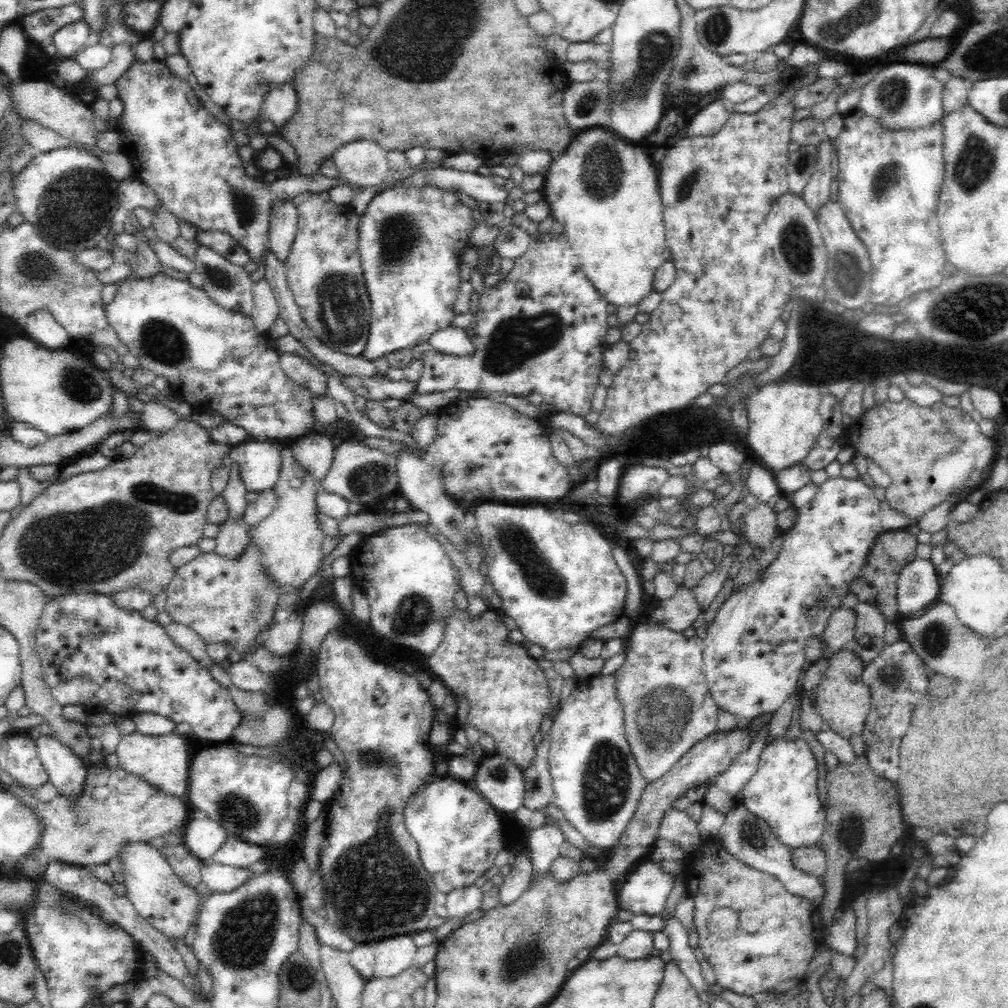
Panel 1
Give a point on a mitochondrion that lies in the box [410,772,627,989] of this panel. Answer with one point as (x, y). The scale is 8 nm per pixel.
(530, 956)

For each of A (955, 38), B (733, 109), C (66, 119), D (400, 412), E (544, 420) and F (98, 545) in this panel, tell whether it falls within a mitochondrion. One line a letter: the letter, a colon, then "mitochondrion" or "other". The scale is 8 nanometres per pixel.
A: other
B: other
C: other
D: other
E: other
F: mitochondrion

